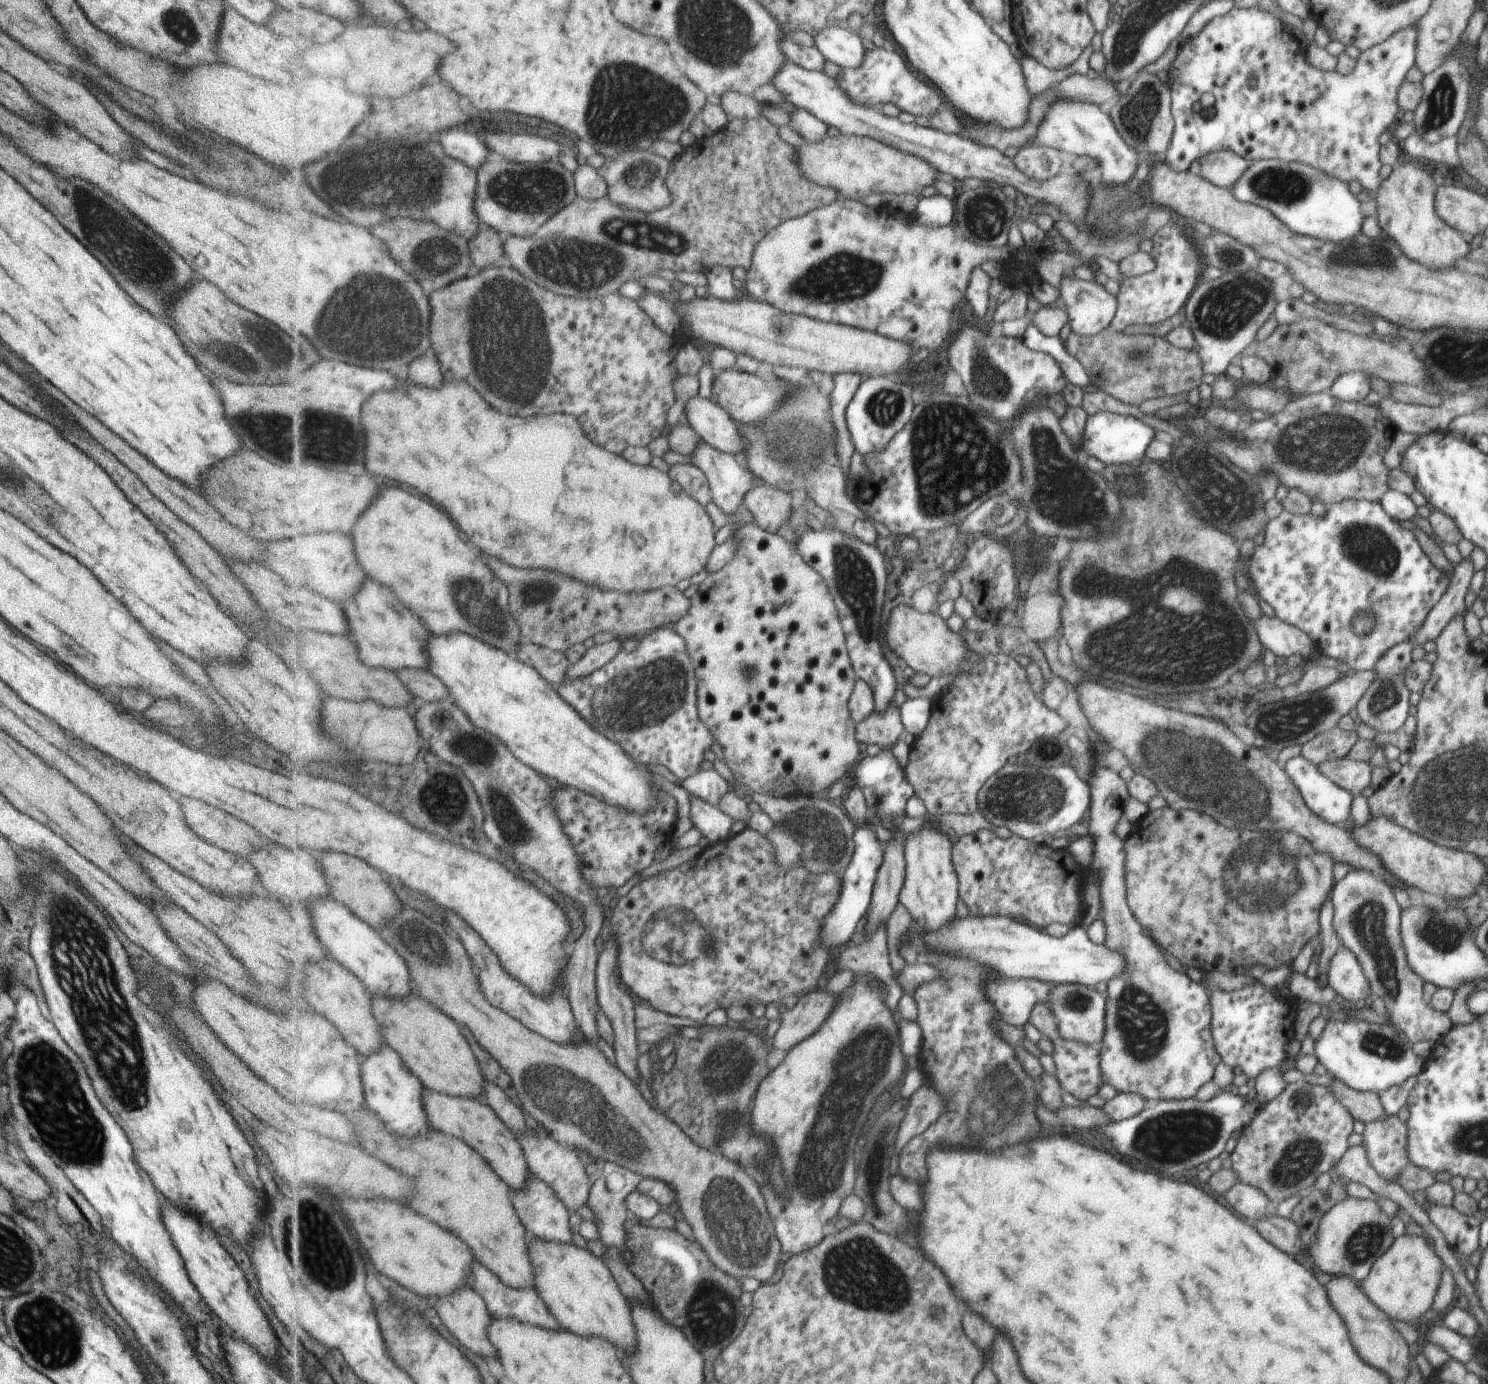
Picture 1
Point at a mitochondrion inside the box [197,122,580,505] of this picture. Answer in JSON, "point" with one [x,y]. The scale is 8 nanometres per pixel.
{"point":[513,329]}

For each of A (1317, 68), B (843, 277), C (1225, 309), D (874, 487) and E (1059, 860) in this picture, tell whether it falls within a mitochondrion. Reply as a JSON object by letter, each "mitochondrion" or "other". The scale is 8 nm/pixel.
{"A":"other","B":"mitochondrion","C":"mitochondrion","D":"other","E":"other"}

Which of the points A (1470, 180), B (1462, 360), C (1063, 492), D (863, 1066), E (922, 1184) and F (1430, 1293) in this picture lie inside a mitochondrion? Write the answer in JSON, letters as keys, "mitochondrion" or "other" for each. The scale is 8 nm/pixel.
{"A":"other","B":"mitochondrion","C":"mitochondrion","D":"mitochondrion","E":"other","F":"other"}

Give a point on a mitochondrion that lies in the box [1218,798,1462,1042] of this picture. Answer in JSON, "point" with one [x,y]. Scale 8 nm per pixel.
{"point":[1369,925]}

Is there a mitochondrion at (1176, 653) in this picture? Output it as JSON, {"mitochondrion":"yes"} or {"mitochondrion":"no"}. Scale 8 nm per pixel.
{"mitochondrion":"yes"}

